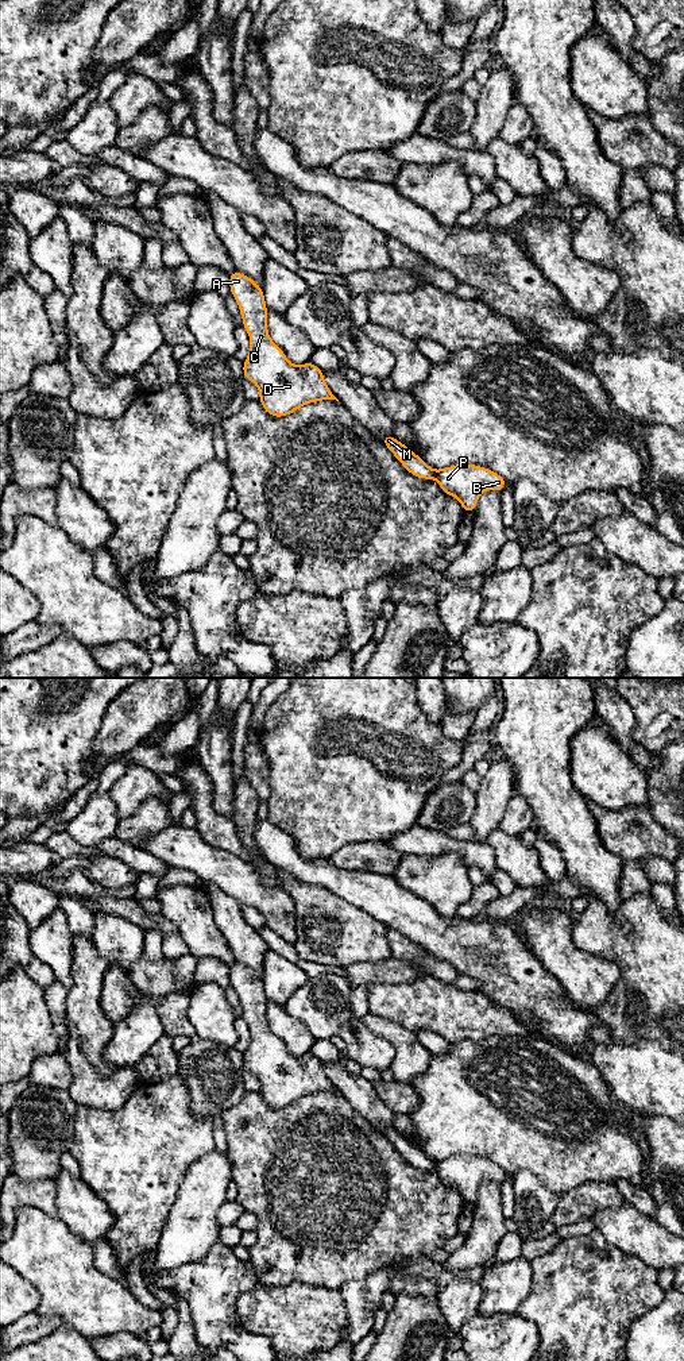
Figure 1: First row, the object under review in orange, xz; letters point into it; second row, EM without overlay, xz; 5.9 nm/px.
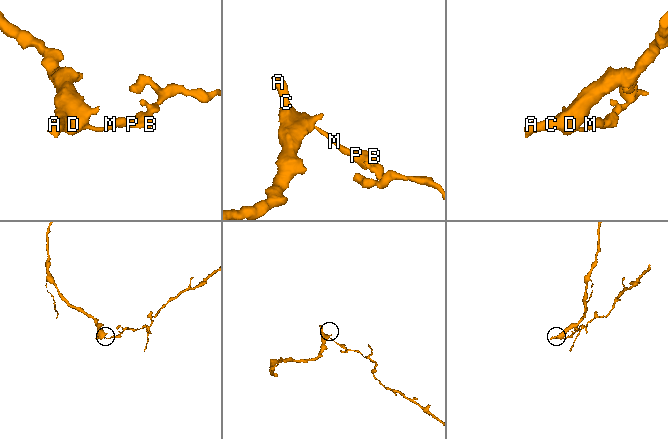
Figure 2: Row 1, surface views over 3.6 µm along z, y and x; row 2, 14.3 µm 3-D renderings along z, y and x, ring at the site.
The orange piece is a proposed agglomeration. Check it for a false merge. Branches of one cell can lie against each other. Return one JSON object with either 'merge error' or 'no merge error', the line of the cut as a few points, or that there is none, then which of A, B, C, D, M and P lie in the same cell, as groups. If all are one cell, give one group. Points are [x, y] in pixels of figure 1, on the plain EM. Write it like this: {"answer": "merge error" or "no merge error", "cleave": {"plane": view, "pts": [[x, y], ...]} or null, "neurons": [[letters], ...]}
{"answer": "merge error", "cleave": {"plane": "xz", "pts": [[435, 1163], [436, 1168]]}, "neurons": [["A", "C", "D", "M"], ["B", "P"]]}

